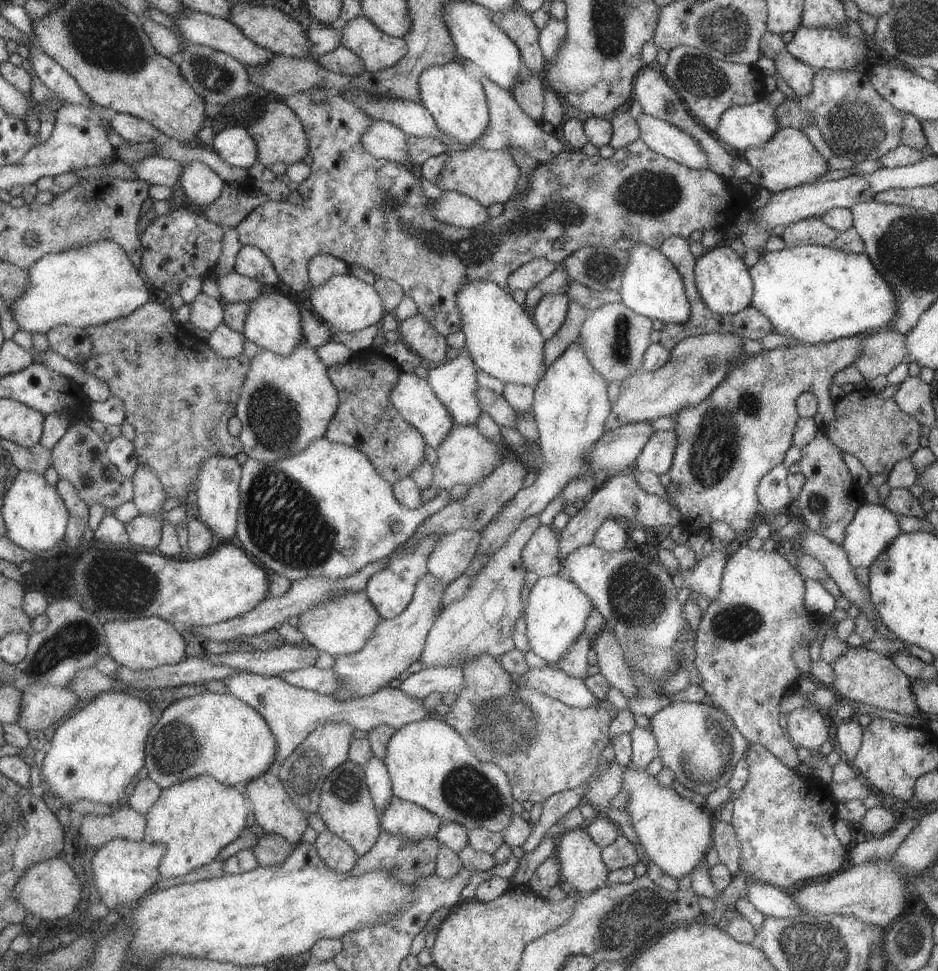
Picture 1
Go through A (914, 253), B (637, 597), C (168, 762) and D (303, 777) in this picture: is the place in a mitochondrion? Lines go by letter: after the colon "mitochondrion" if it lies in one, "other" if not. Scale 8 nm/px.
A: mitochondrion
B: mitochondrion
C: mitochondrion
D: mitochondrion

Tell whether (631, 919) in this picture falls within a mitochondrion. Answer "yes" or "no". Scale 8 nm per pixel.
yes

